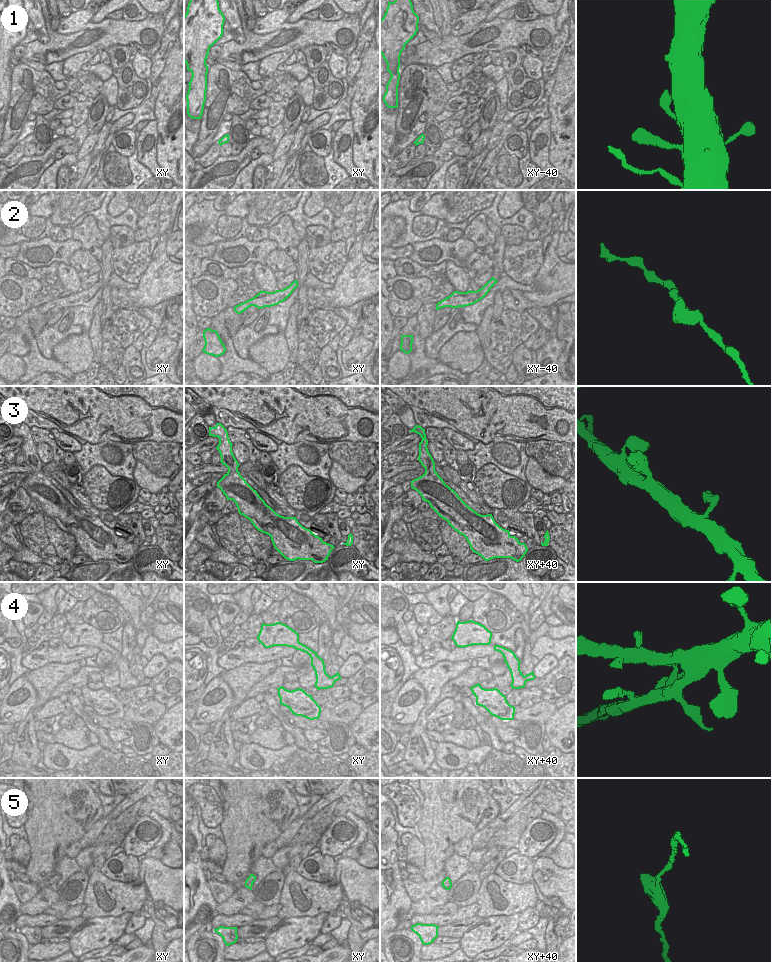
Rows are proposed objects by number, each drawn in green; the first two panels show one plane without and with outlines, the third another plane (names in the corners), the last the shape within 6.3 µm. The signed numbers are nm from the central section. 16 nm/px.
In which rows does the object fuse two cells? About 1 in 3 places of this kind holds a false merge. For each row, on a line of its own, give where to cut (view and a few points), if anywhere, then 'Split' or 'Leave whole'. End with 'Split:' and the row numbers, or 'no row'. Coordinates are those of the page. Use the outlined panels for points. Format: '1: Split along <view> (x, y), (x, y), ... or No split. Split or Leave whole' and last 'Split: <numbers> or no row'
1: No split. Leave whole
2: No split. Leave whole
3: No split. Leave whole
4: Split along xy+40 (524, 676), (527, 680). Split
5: No split. Leave whole
Split: 4

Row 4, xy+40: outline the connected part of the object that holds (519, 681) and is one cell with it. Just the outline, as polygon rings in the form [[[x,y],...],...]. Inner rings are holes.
[[[494,645],[494,650],[500,652],[503,655],[504,662],[511,673],[511,687],[512,689],[524,688],[527,679],[520,670],[520,660],[516,657],[515,653],[510,649],[507,649],[500,645]]]

